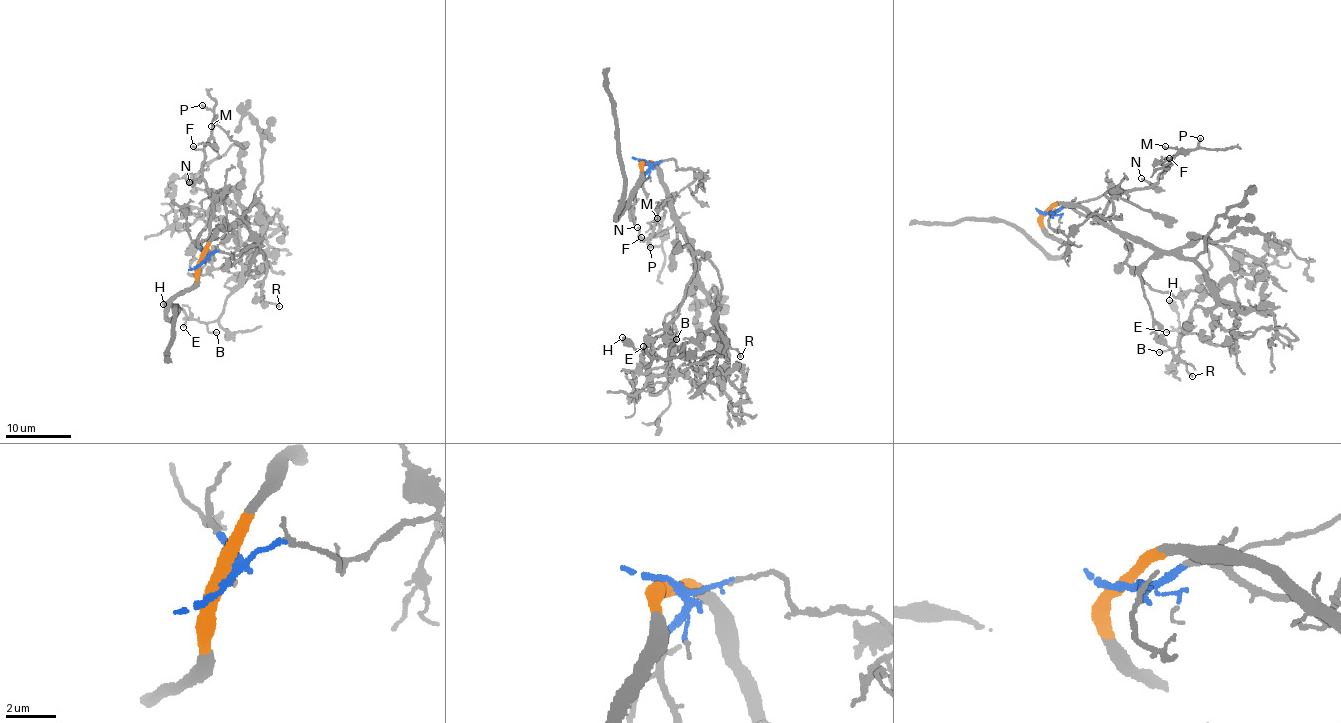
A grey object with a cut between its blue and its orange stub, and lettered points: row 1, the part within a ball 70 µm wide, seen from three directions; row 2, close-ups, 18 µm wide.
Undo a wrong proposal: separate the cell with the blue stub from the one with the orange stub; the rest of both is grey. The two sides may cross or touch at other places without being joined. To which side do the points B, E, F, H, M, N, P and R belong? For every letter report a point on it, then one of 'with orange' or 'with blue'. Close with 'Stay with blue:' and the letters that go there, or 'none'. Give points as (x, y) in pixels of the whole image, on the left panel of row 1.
B: place (216, 332); with orange
E: place (183, 327); with orange
F: place (193, 146); with blue
H: place (163, 304); with orange
M: place (211, 126); with blue
N: place (189, 182); with blue
P: place (202, 105); with blue
R: place (279, 306); with orange
Stay with blue: F, M, N, P

